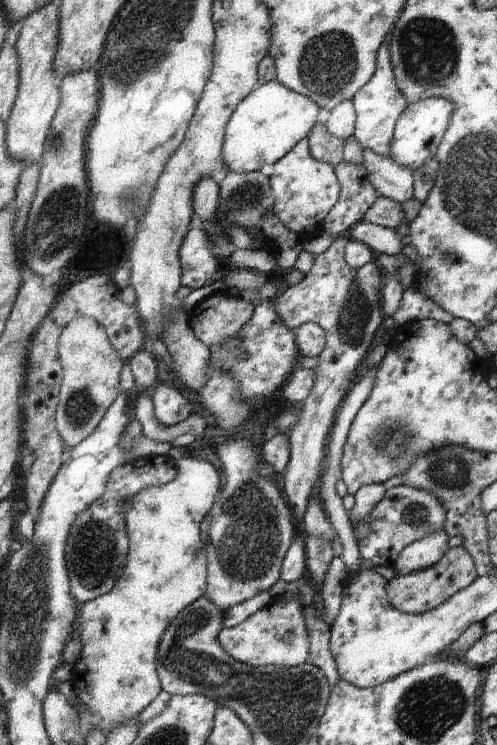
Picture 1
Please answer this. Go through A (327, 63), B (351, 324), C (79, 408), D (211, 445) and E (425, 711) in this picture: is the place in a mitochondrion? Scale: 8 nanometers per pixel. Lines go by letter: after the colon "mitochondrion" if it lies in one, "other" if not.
A: mitochondrion
B: mitochondrion
C: mitochondrion
D: other
E: mitochondrion

